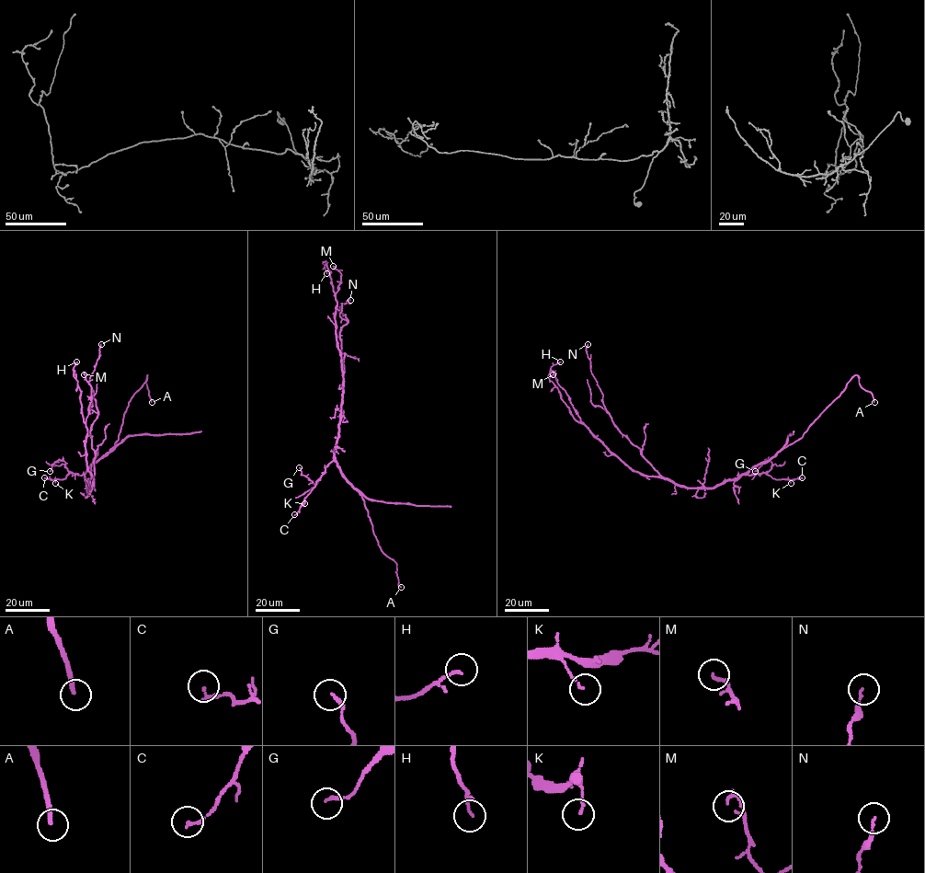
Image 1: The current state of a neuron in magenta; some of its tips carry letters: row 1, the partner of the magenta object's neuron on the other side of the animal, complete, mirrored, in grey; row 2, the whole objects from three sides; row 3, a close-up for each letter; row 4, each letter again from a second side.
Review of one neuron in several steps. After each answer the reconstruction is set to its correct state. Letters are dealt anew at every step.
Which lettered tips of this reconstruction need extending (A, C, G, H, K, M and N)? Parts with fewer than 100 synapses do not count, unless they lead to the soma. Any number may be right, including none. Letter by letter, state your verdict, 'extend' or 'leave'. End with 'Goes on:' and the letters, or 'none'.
A: extend
C: leave
G: leave
H: leave
K: leave
M: leave
N: leave
Goes on: A

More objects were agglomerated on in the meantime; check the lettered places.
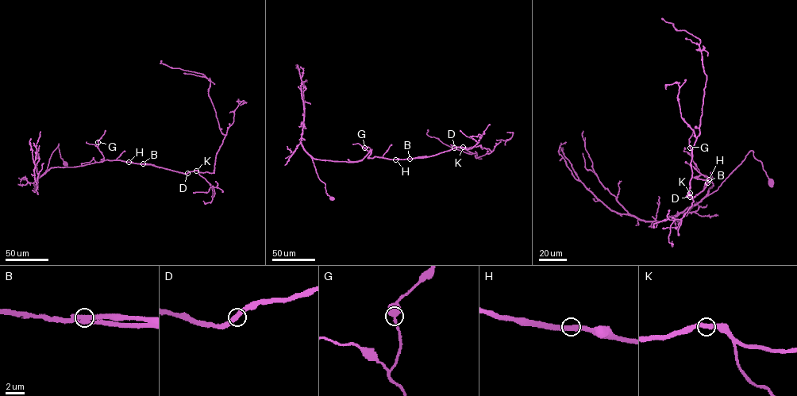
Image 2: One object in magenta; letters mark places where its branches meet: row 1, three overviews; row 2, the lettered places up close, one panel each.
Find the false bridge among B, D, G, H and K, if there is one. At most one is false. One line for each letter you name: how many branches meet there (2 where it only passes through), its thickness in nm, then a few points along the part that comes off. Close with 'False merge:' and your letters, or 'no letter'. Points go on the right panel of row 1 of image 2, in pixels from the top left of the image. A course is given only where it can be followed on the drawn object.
B: 2 branches meet; 400 nm thick
False merge: B

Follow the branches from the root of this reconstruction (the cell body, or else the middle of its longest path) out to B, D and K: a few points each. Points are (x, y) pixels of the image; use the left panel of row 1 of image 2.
B: (65, 163), (59, 144), (44, 173), (51, 167), (82, 166), (102, 159), (143, 163)
D: (65, 163), (59, 144), (44, 173), (51, 167), (82, 166), (103, 159), (101, 160), (154, 164), (187, 173)
K: (65, 163), (59, 144), (44, 173), (51, 167), (82, 166), (102, 159), (154, 164), (183, 174), (196, 171)

